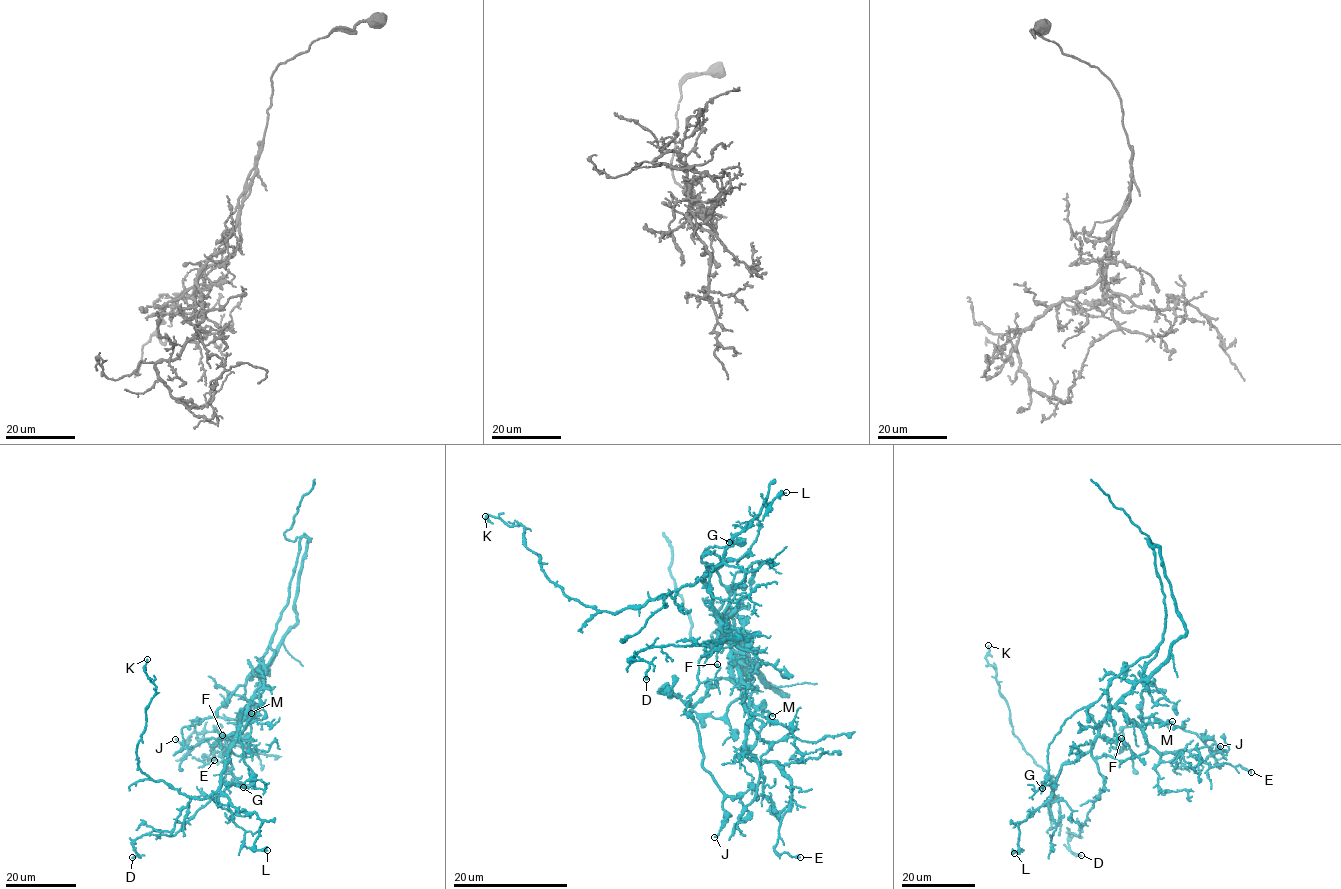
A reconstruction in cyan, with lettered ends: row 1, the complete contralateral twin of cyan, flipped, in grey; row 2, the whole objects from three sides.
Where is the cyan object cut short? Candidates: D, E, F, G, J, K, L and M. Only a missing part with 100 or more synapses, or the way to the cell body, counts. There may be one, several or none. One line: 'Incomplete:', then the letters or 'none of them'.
Incomplete: none of them

